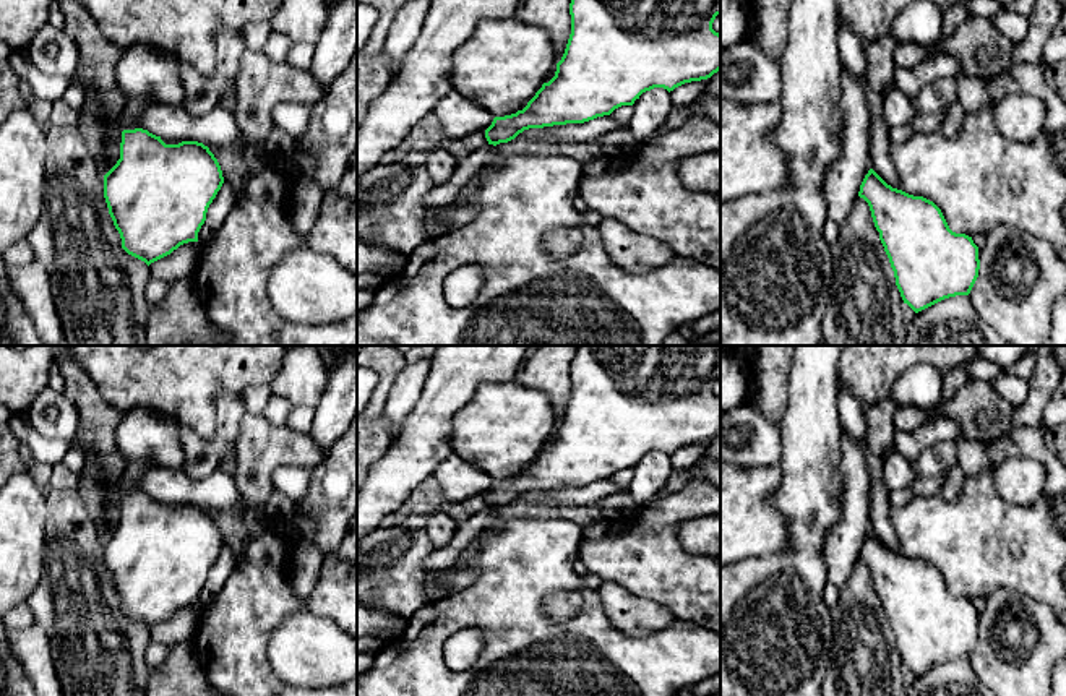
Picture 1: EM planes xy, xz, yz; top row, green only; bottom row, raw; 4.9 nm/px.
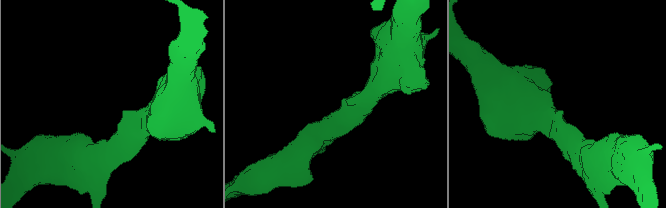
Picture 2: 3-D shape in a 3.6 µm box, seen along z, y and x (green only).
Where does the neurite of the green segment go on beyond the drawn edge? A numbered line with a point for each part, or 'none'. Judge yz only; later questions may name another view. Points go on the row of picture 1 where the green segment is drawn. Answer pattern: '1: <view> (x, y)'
none

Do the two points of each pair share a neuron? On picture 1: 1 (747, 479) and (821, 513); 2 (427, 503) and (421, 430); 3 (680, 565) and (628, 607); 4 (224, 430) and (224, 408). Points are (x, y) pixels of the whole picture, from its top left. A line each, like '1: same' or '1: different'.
1: different
2: different
3: different
4: same

